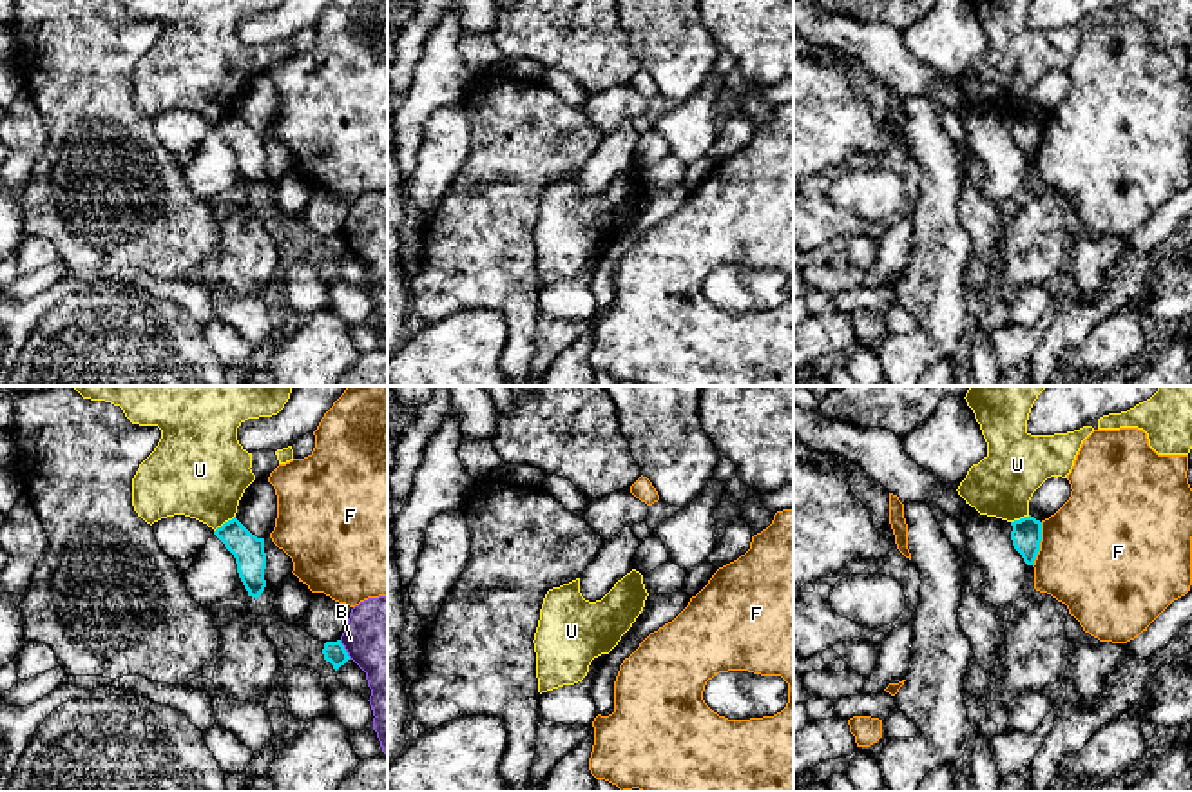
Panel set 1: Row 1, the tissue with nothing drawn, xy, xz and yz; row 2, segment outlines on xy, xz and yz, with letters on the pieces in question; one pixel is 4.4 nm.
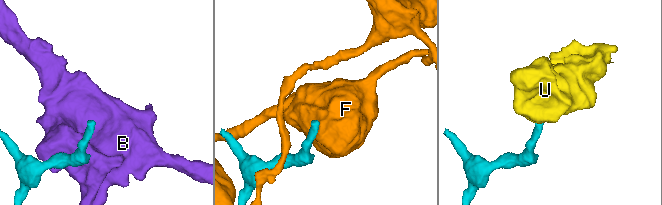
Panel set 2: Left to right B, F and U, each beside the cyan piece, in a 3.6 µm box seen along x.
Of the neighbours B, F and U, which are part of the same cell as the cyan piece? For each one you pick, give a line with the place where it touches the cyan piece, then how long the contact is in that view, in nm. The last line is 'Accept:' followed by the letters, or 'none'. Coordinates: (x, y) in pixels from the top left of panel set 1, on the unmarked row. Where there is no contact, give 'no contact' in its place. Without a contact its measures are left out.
Accept: none

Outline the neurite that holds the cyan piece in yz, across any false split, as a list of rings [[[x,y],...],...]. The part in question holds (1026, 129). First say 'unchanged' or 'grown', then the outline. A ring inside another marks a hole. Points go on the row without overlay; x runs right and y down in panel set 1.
unchanged; [[[1029,109],[1011,116],[1011,120],[1011,134],[1014,143],[1022,149],[1027,159],[1034,159],[1042,136],[1042,116]]]

